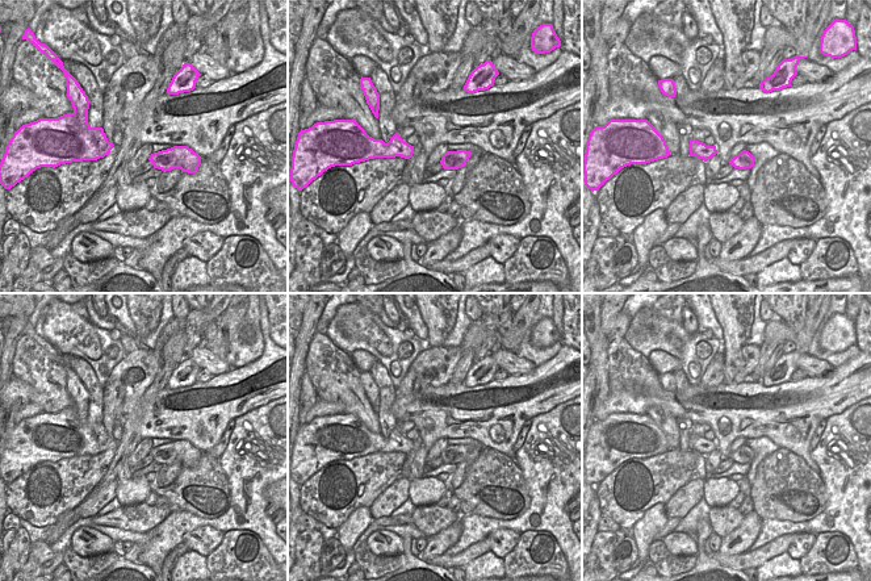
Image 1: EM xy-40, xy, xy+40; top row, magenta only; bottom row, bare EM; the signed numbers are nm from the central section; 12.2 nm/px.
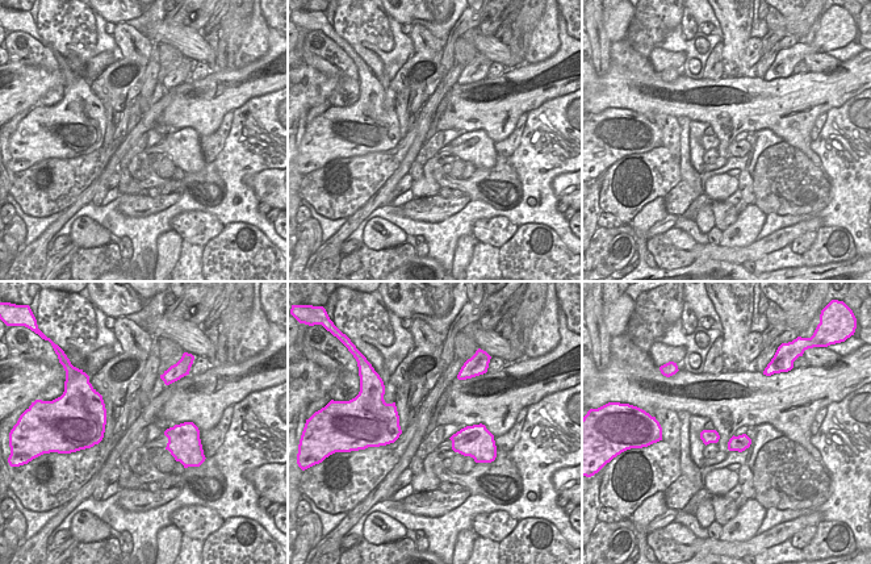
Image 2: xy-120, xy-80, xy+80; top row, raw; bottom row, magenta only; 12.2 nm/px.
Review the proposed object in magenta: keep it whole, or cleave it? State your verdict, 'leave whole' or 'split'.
leave whole

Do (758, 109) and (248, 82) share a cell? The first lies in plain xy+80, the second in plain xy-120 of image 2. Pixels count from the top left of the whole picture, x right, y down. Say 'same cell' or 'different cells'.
same cell

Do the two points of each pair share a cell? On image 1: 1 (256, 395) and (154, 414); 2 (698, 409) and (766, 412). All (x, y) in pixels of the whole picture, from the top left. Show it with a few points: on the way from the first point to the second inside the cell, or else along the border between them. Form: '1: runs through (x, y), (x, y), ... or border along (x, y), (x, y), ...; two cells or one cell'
1: runs through (231, 400), (212, 405), (200, 413), (179, 414); one cell
2: runs through (715, 409), (749, 410); one cell

